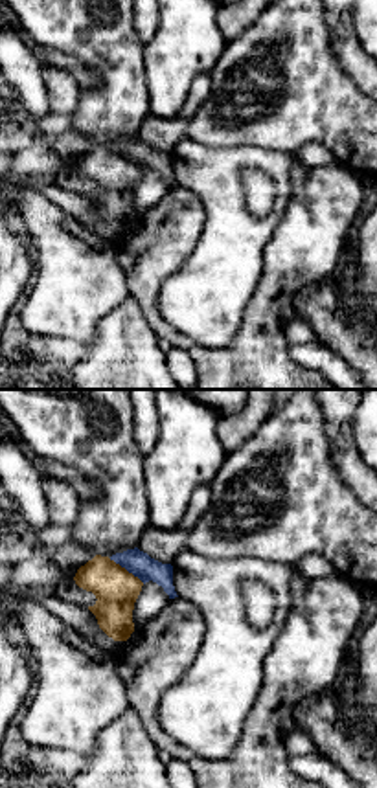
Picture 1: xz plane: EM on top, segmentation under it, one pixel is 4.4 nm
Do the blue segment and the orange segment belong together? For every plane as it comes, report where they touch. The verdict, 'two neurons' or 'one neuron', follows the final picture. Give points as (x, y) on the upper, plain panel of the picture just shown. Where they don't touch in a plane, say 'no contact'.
contact (127, 158)

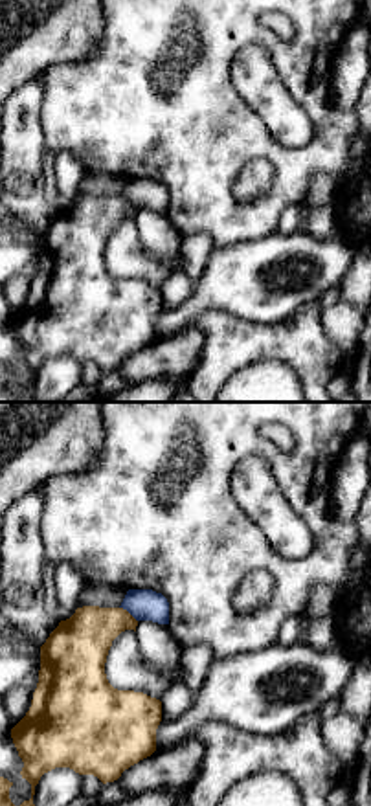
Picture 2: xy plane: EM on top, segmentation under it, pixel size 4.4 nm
contact (129, 201)

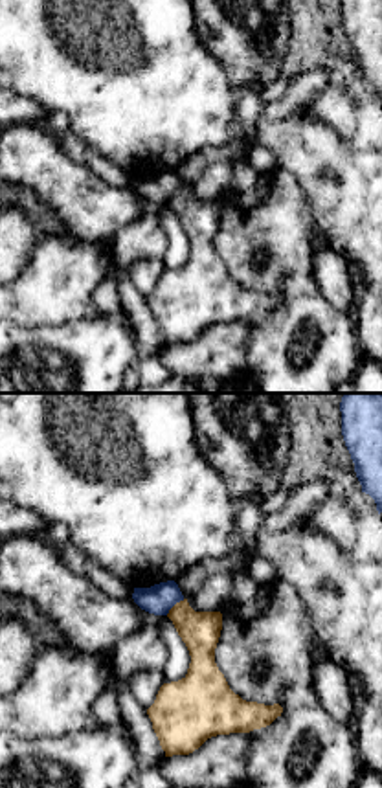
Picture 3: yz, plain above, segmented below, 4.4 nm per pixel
contact (175, 191)

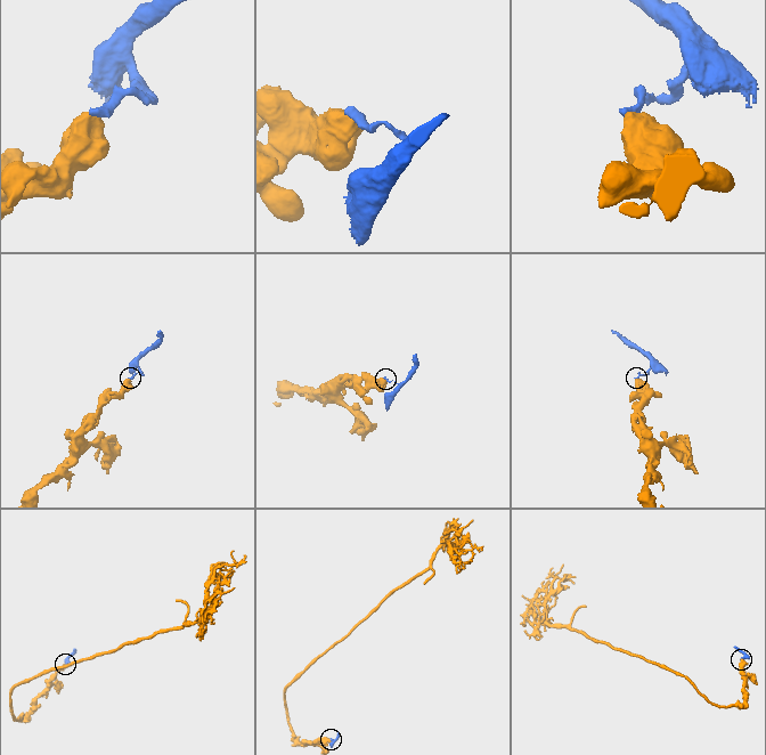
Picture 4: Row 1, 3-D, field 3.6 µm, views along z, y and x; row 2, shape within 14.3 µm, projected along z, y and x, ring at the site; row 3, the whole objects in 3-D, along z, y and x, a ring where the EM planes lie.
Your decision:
two neurons

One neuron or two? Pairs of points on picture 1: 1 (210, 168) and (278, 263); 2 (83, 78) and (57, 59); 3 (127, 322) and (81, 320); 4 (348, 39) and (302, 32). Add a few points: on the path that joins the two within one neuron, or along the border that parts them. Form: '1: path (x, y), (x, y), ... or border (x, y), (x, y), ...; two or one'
1: border (287, 206), (263, 247); two
2: path (78, 72), (63, 61); one
3: border (129, 296), (100, 322), (96, 335), (87, 344); two
4: border (326, 19), (331, 30), (331, 52), (350, 78); two

